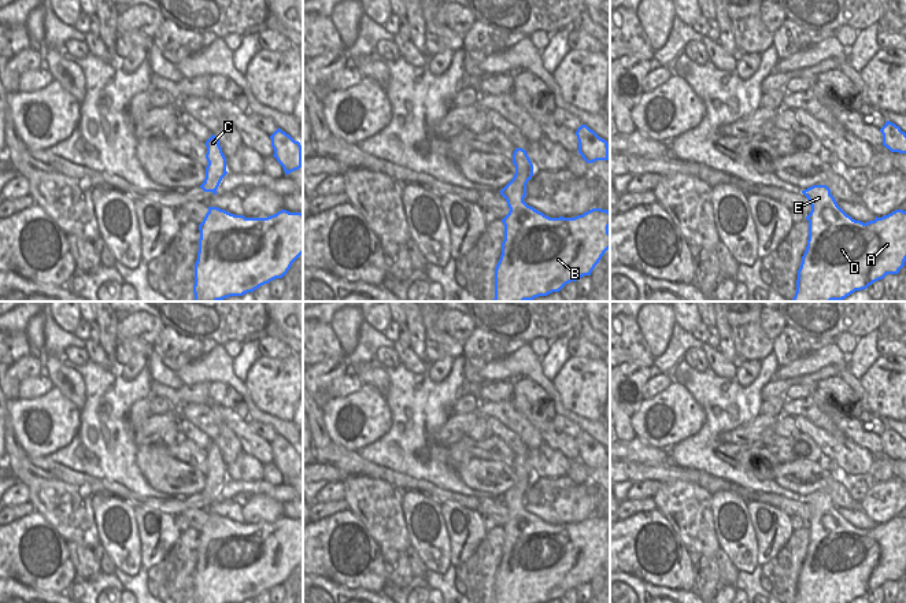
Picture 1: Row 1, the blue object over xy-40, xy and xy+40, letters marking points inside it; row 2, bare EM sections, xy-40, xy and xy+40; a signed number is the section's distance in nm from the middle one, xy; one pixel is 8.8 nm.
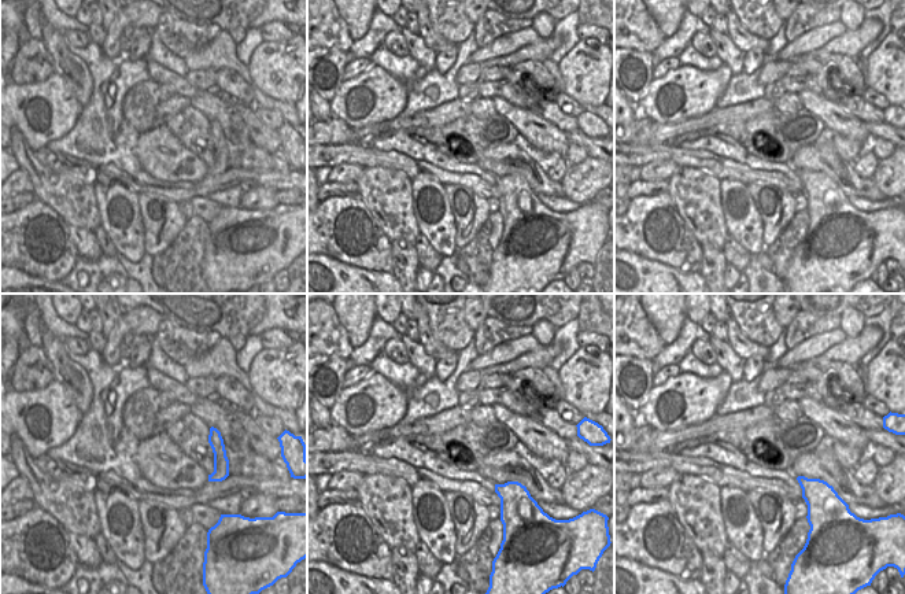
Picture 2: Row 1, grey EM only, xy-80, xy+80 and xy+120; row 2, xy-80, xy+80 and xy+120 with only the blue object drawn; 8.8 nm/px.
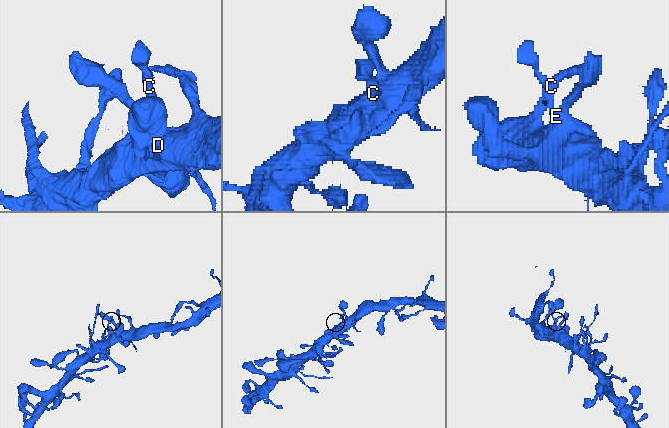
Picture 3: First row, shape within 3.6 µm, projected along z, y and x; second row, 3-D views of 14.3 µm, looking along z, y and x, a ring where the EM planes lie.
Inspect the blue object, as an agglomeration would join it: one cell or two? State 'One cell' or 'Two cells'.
One cell.

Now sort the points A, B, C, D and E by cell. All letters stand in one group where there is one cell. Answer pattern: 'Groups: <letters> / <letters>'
Groups: A B C D E.

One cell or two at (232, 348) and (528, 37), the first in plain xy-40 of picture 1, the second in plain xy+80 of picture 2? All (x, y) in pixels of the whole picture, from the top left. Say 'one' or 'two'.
two

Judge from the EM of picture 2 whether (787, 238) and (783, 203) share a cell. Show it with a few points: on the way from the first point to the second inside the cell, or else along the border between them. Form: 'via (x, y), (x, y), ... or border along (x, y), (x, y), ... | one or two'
border along (797, 211), (779, 236), (767, 247) | two

